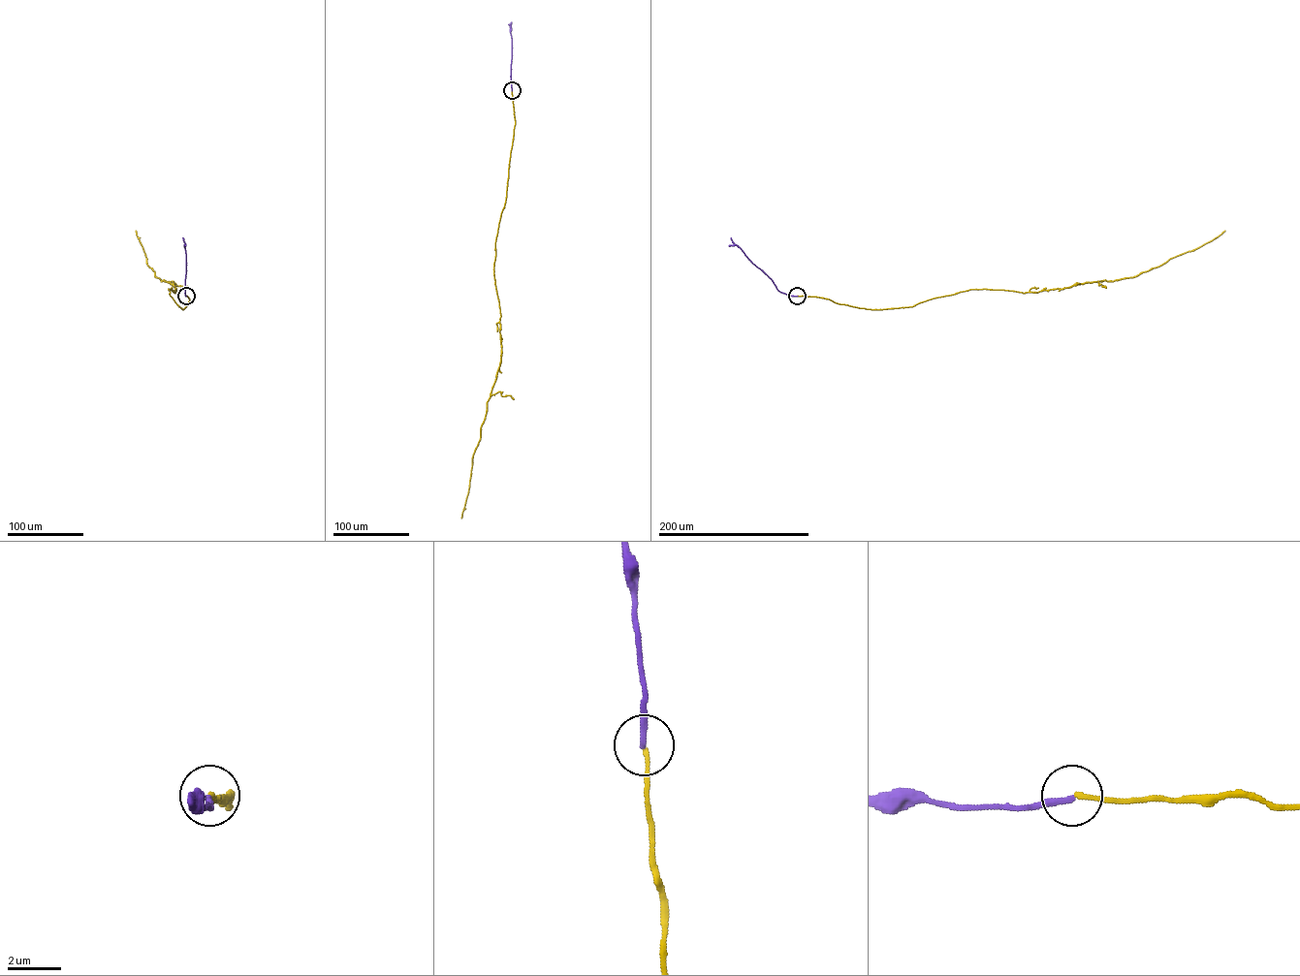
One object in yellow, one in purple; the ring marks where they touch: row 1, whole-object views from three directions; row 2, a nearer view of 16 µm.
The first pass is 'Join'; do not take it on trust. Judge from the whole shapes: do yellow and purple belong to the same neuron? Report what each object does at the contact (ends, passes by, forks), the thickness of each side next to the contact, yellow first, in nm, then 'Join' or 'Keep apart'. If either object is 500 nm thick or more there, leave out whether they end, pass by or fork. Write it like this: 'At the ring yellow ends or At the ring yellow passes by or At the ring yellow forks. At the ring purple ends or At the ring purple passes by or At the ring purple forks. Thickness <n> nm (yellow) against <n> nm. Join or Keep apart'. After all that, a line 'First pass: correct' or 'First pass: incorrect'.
At the ring yellow ends. At the ring purple ends. Thickness 150 nm (yellow) against 240 nm. Keep apart
First pass: incorrect

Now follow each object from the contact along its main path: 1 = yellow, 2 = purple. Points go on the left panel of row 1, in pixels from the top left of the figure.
1: (186, 296), (182, 309), (170, 295), (174, 286), (146, 264), (136, 231)
2: (186, 296), (185, 244), (182, 237)

